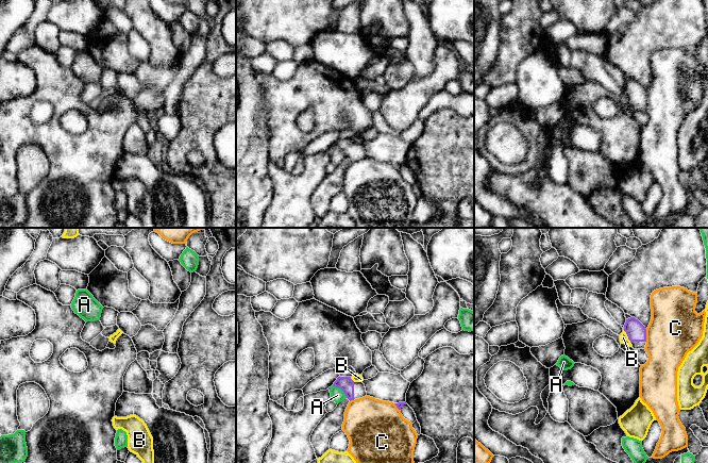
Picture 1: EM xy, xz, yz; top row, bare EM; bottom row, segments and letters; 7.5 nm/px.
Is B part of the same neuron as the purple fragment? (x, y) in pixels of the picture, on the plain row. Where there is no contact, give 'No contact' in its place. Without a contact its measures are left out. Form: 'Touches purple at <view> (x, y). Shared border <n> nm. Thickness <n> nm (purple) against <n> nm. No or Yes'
Touches purple at yz (627, 97). Shared border 120 nm. Thickness 150 nm (purple) against 60 nm. No

